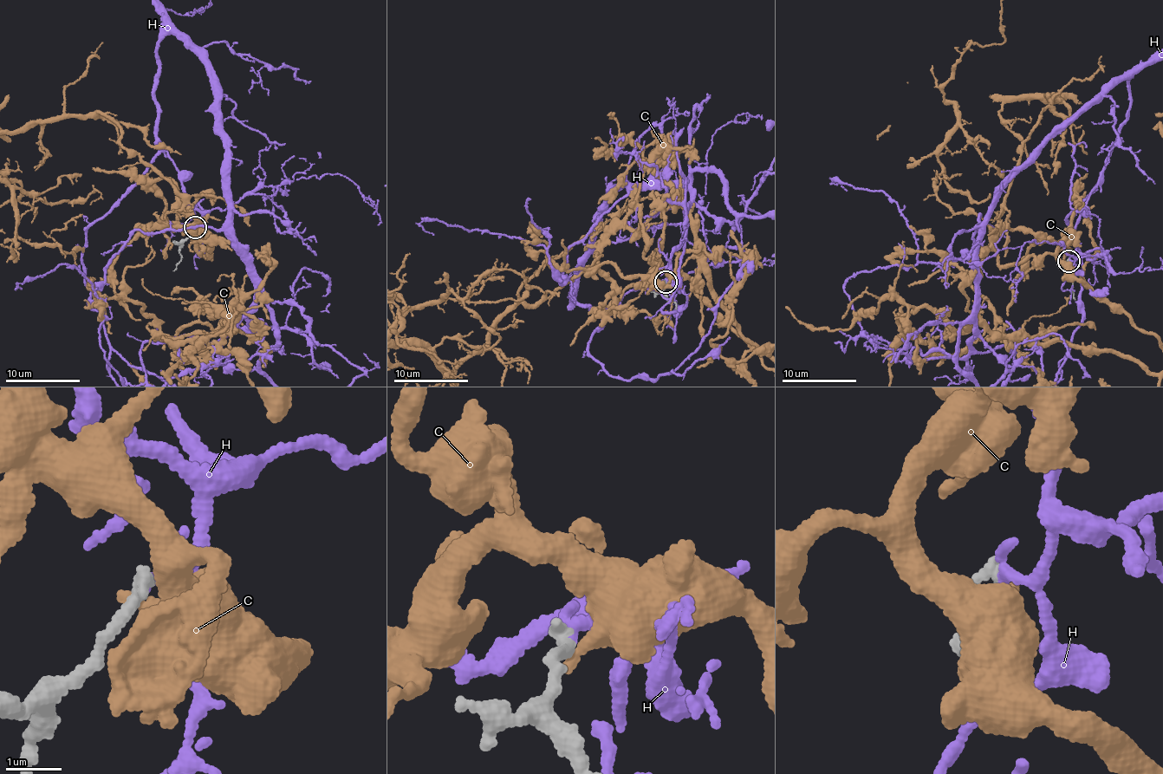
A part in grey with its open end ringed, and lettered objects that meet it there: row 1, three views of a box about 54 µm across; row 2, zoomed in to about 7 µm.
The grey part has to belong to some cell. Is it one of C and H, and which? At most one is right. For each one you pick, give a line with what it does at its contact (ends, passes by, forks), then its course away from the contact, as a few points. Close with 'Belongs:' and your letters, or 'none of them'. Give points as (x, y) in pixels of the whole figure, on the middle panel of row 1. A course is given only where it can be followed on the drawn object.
H: It passes by
Belongs: H

